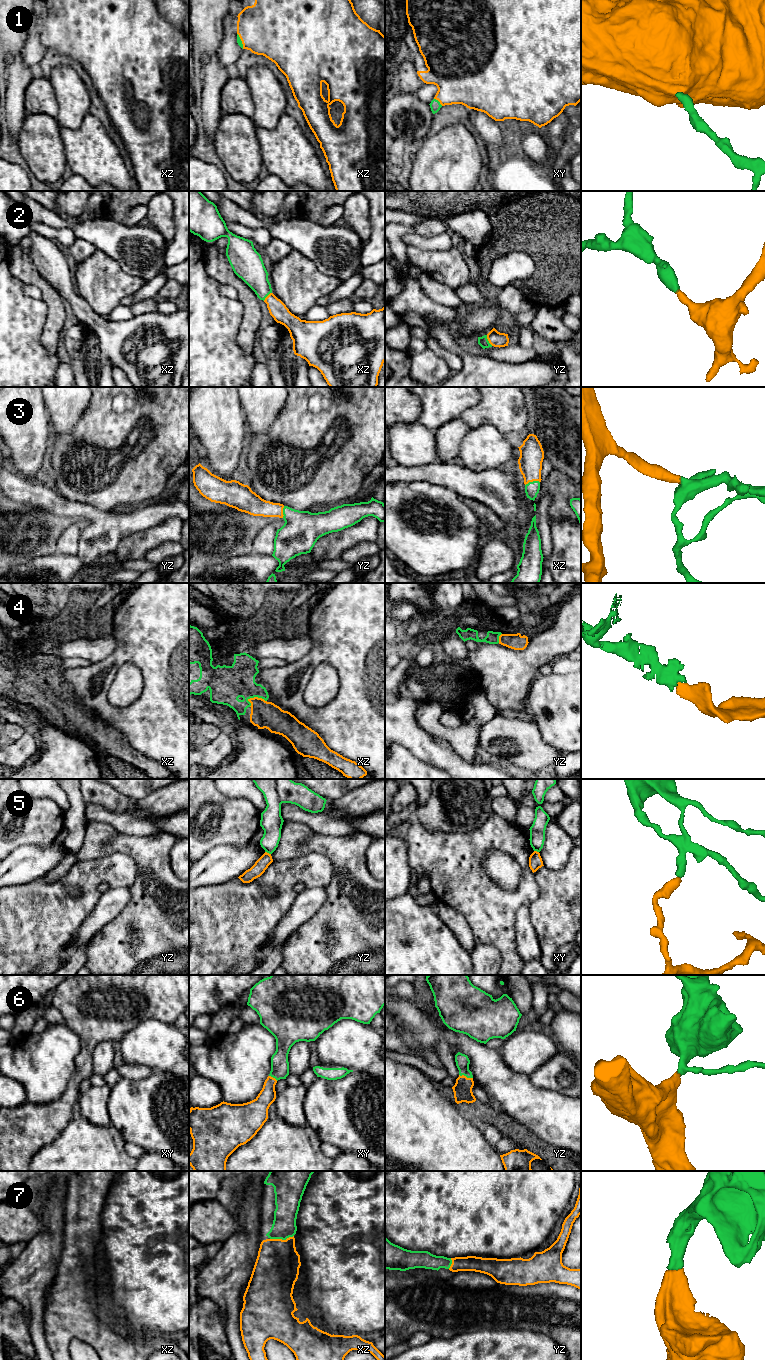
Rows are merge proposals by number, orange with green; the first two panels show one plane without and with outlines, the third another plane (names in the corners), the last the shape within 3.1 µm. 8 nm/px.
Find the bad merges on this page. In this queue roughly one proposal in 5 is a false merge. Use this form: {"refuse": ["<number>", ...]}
{"refuse": ["5"]}

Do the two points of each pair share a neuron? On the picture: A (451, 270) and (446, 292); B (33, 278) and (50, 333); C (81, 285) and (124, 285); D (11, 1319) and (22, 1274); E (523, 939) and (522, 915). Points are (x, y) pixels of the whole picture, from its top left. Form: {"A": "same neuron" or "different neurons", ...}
{"A": "different neurons", "B": "same neuron", "C": "same neuron", "D": "different neurons", "E": "same neuron"}

